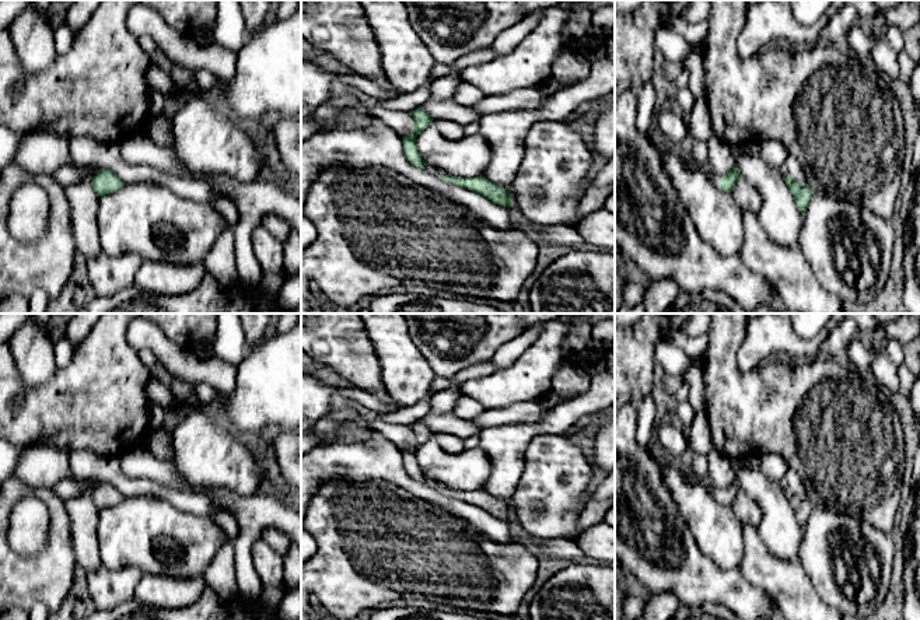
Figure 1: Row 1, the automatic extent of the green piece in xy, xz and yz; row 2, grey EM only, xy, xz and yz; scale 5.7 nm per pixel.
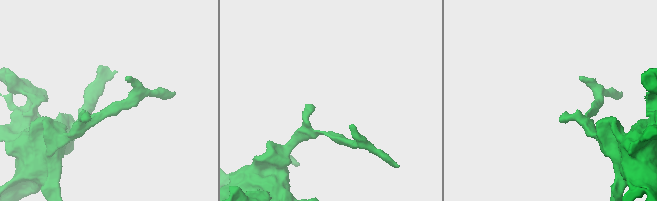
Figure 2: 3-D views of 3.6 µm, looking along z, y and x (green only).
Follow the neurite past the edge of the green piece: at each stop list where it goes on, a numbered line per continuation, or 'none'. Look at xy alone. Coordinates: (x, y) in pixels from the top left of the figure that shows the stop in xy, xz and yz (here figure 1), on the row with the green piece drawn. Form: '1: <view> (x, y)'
none

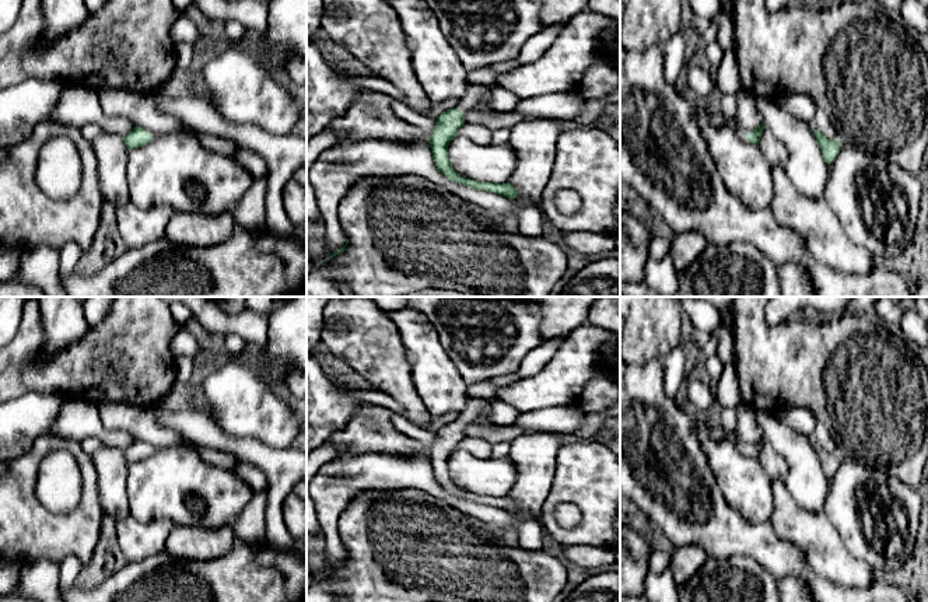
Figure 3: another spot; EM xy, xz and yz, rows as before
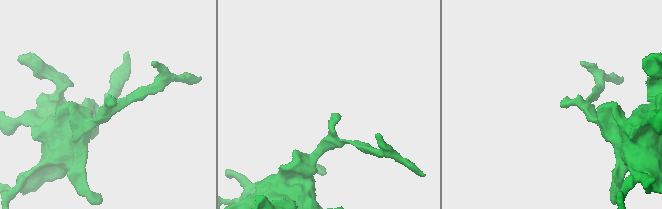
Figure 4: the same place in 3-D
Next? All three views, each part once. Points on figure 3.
1: yz (736, 128)

